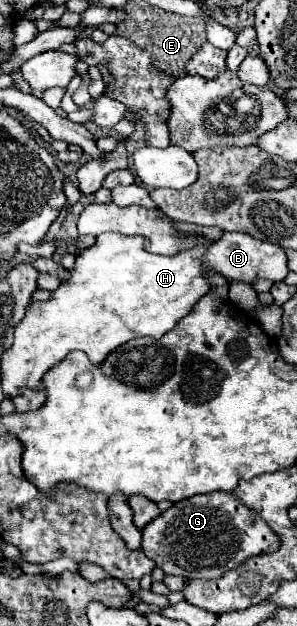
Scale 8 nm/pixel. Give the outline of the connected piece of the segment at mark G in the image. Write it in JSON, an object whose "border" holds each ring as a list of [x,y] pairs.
{"border":[[[211,492],[173,504],[143,528],[143,554],[165,574],[183,578],[219,578],[243,560],[277,550],[273,530],[229,492]]]}

